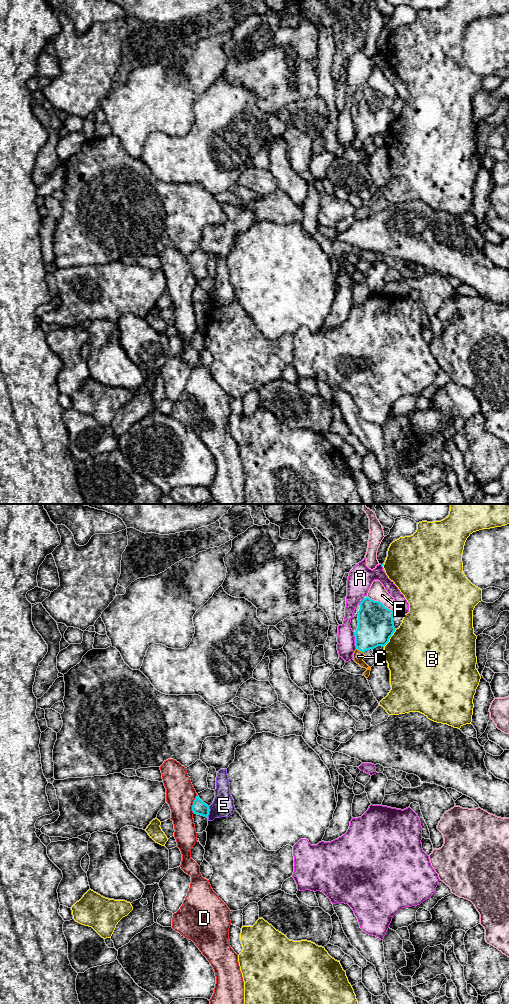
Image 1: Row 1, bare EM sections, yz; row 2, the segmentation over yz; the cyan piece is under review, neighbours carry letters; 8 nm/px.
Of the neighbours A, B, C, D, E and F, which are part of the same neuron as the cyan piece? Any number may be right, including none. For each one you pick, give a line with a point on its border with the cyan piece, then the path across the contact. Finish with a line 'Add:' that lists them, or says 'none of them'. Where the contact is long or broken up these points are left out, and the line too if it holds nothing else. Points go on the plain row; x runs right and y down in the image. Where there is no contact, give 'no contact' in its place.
C: contact yz (360, 138); way yz (375, 111), (360, 138), (358, 144)
Add: C

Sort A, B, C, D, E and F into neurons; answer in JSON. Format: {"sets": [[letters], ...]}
{"sets": [["A"], ["B"], ["C"], ["D"], ["E"], ["F"]]}

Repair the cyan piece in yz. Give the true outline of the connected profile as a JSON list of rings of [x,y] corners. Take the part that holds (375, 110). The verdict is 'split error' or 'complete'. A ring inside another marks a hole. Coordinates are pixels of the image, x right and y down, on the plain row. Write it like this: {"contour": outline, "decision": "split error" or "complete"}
{"contour": [[[369,85],[364,86],[359,94],[353,148],[367,157],[369,154],[363,149],[364,140],[378,134],[384,135],[389,130],[396,118],[393,111],[394,99]]], "decision": "split error"}

